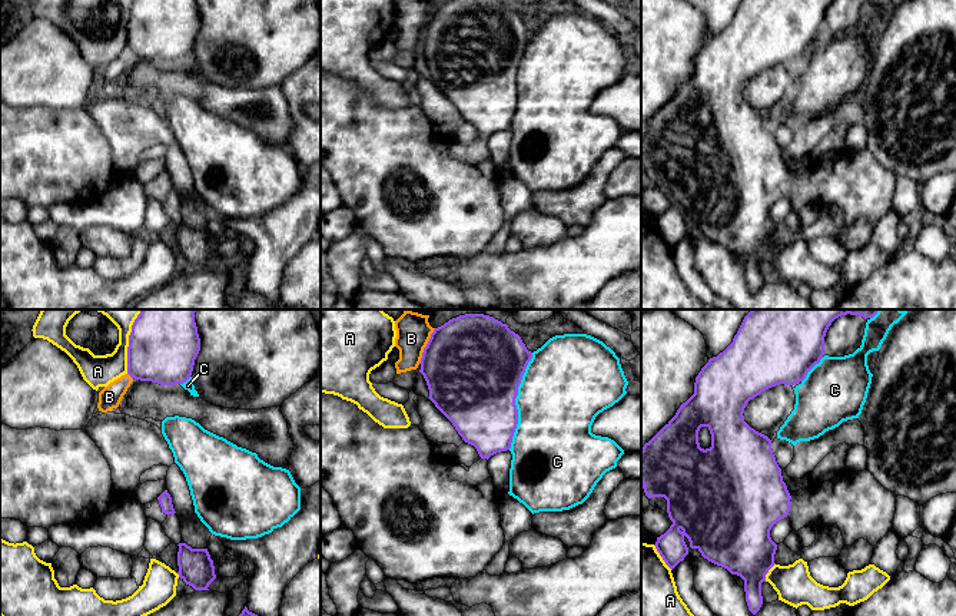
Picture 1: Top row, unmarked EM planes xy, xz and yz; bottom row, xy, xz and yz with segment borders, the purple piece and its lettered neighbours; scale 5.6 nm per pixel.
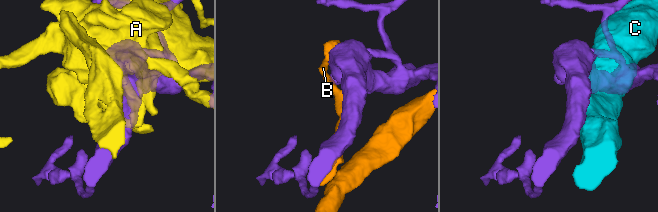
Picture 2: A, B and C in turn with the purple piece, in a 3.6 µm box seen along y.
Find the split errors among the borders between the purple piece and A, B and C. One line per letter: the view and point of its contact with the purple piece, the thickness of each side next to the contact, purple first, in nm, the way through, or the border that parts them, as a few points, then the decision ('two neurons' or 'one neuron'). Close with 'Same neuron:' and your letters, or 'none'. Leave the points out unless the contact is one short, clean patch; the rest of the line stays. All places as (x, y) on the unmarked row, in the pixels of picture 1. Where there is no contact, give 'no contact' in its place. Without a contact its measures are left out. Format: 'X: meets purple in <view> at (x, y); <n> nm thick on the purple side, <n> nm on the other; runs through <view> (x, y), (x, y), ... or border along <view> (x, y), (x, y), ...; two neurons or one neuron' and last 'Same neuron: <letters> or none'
A: meets purple in xy at (128, 26); 360 nm thick on the purple side, 180 nm on the other; two neurons
B: meets purple in xz at (427, 25); 500 nm thick on the purple side, 180 nm on the other; two neurons
C: meets purple in xz at (514, 80); 500 nm thick on the purple side, 460 nm on the other; two neurons
Same neuron: none

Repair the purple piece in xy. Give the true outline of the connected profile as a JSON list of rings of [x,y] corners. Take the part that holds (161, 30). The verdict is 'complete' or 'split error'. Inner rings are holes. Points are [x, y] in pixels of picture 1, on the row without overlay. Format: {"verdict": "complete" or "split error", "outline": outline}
{"verdict": "complete", "outline": [[[135,0],[129,14],[127,53],[160,64],[186,62],[200,30],[195,0]]]}

